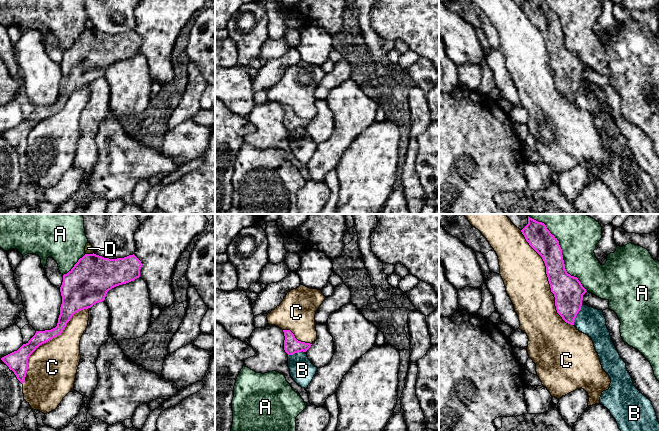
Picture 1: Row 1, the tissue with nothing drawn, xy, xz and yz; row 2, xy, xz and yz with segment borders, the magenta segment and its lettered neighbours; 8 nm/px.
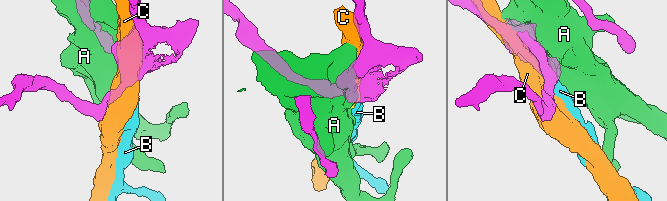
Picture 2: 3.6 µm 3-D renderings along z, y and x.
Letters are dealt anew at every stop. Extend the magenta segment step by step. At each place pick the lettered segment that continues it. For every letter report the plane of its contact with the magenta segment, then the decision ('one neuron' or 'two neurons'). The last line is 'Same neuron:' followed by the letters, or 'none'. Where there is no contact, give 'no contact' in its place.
A: yz | two neurons
B: yz | two neurons
C: yz | two neurons
D: xy | two neurons
Same neuron: none

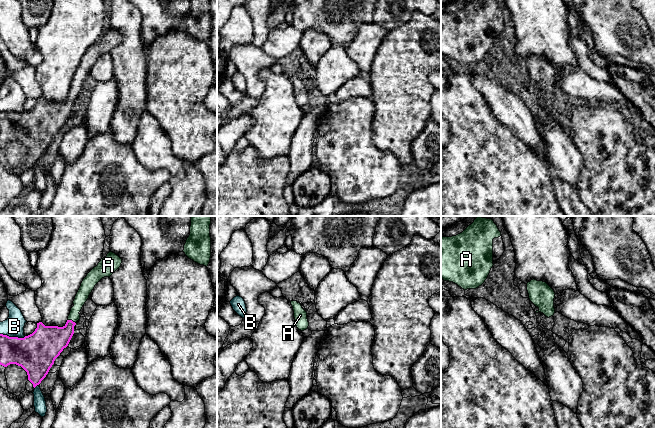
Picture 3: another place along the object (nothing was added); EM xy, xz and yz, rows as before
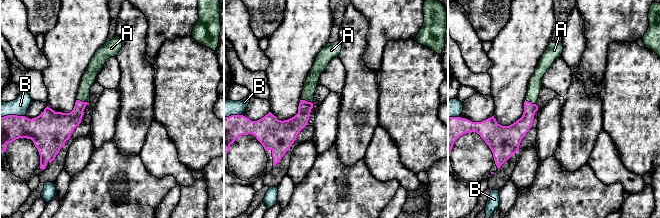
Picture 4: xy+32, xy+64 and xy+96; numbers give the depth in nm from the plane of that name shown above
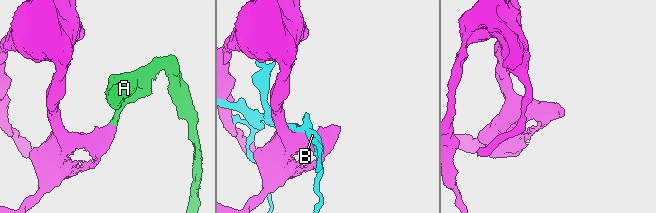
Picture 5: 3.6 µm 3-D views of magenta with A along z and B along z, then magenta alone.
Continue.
A: xy | one neuron
B: xy | two neurons
Same neuron: A

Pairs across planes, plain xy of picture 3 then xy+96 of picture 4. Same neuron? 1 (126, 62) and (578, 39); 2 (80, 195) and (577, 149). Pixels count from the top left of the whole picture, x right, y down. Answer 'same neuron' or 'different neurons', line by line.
1: same neuron
2: different neurons

